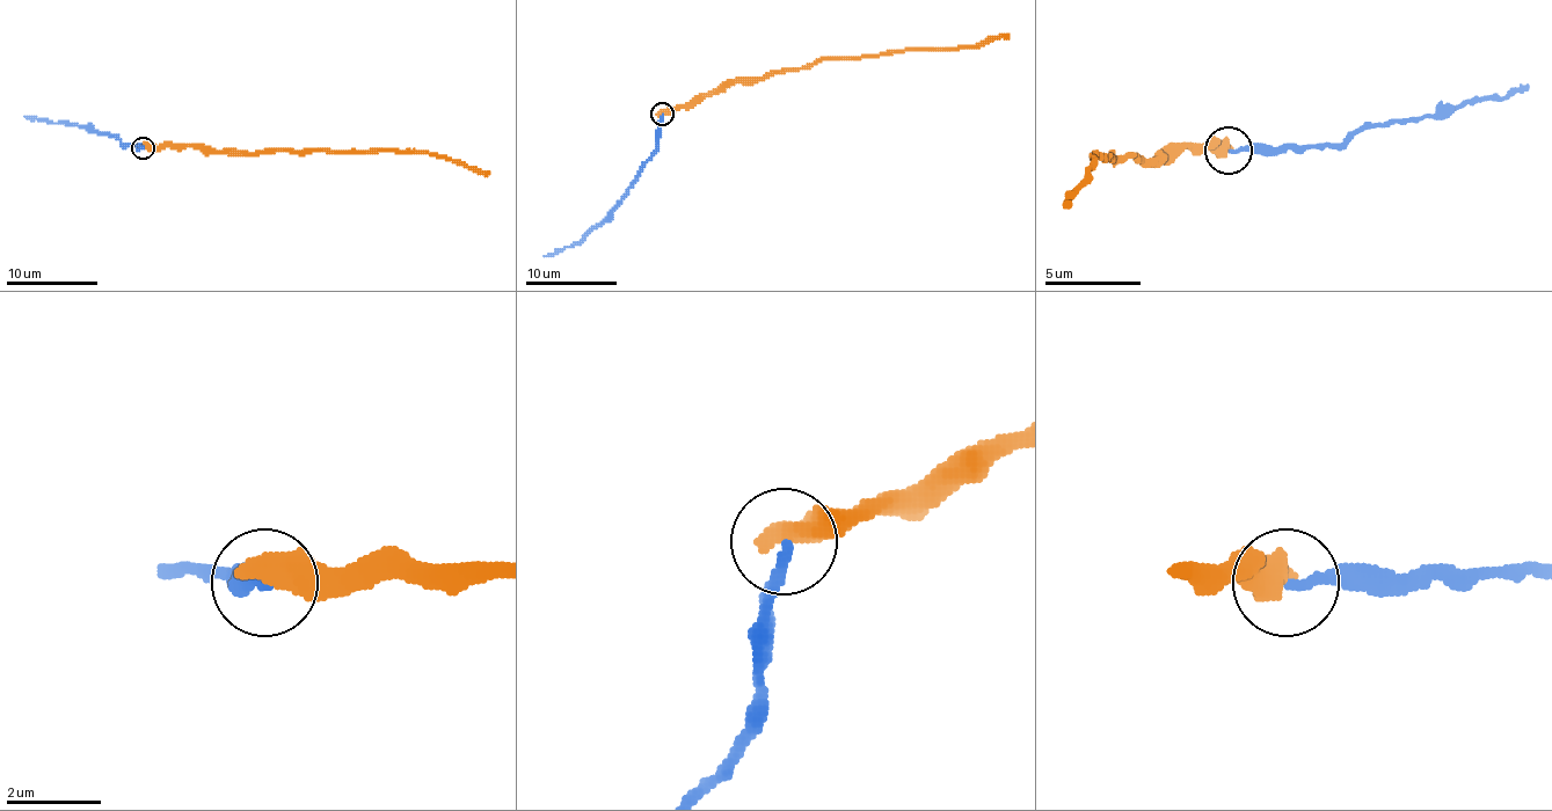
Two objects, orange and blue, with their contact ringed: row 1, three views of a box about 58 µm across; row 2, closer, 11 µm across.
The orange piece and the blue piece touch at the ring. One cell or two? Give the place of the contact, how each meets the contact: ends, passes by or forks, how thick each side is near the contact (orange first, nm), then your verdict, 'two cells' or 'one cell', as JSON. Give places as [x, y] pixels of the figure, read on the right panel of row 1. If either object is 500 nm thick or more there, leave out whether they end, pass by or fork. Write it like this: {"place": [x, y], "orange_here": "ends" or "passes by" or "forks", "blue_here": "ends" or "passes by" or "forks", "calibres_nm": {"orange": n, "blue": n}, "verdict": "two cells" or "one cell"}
{"place": [1229, 151], "calibres_nm": {"orange": 600, "blue": 220}, "verdict": "two cells"}

